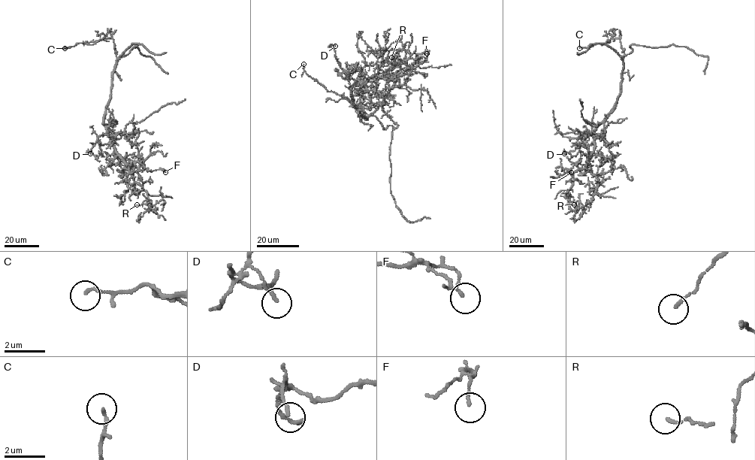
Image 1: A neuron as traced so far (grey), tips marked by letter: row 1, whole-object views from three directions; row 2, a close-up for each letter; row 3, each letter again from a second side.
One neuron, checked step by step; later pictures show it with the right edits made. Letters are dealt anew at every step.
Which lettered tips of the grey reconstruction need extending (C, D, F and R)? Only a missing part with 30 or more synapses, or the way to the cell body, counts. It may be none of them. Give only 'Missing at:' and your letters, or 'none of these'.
Missing at: none of these

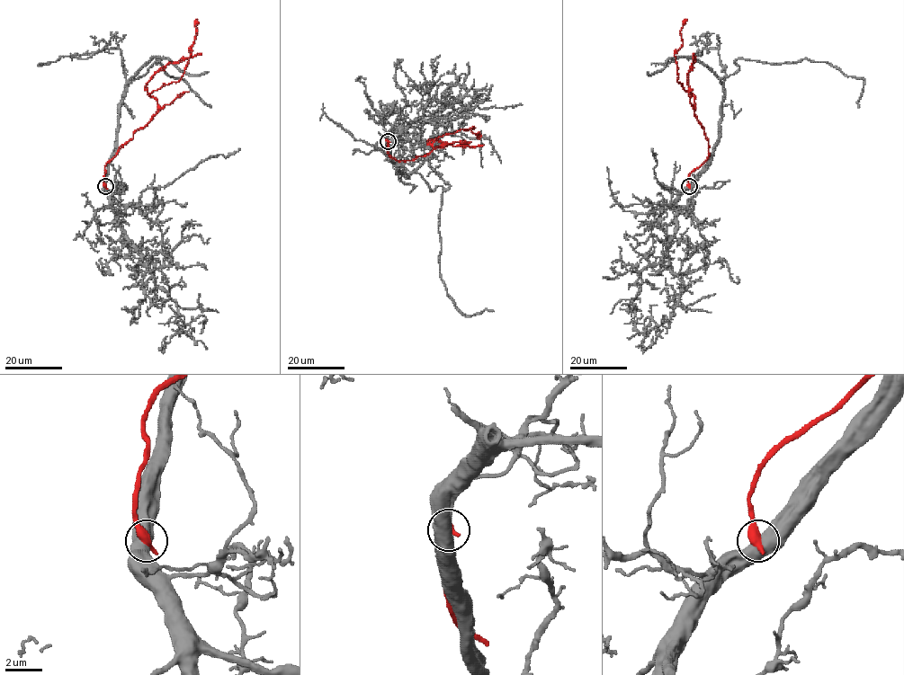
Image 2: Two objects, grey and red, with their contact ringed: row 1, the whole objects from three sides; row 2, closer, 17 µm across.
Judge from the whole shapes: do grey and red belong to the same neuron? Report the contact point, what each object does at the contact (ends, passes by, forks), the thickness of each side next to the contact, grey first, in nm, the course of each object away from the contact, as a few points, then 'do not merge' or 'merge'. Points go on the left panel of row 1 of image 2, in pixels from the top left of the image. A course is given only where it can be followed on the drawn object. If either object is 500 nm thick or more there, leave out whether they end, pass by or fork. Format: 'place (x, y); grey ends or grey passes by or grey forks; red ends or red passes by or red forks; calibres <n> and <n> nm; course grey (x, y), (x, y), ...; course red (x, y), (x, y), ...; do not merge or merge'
place (105, 186); calibres 550 and 550 nm; course grey (105, 186), (124, 89), (156, 64), (156, 59), (170, 76), (181, 77), (211, 108); course red (105, 186), (105, 165), (157, 111), (157, 101), (150, 93), (181, 77), (197, 19); do not merge

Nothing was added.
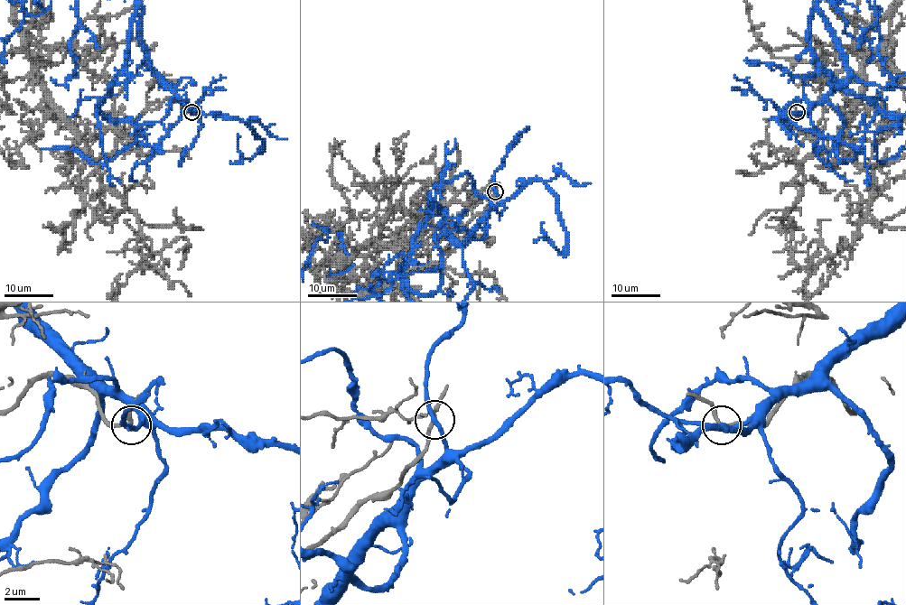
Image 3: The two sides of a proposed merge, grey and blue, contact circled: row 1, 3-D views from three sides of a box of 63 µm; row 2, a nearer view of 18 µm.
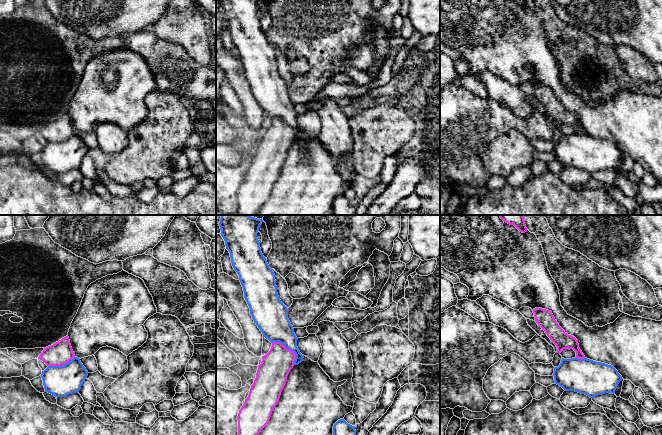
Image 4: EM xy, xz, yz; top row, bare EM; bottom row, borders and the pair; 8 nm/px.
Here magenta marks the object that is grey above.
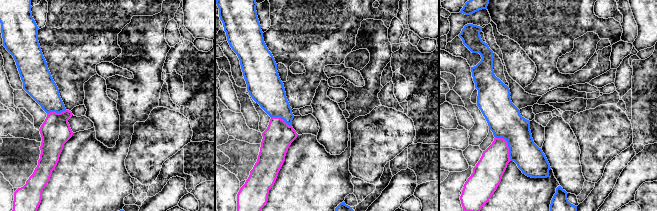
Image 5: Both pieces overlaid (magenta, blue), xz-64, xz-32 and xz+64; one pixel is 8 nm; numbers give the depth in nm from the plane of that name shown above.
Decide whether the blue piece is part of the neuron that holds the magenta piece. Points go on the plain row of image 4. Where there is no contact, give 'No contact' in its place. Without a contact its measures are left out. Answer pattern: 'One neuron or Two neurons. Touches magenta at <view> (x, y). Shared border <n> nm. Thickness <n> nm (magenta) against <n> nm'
Two neurons. Touches magenta at xz (288, 125). Shared border 260 nm. Thickness 240 nm (magenta) against 240 nm

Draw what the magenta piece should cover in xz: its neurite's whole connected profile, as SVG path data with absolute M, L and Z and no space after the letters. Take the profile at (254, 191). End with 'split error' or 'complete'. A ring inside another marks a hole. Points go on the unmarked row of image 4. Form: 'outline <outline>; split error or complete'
outline M273 118L270 127L262 132L254 159L237 192L239 215L257 215L268 200L295 134L295 129L280 118Z; complete

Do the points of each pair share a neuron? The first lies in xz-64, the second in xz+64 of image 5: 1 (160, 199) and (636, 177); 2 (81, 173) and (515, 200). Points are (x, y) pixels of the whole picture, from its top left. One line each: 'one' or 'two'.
1: one
2: one

